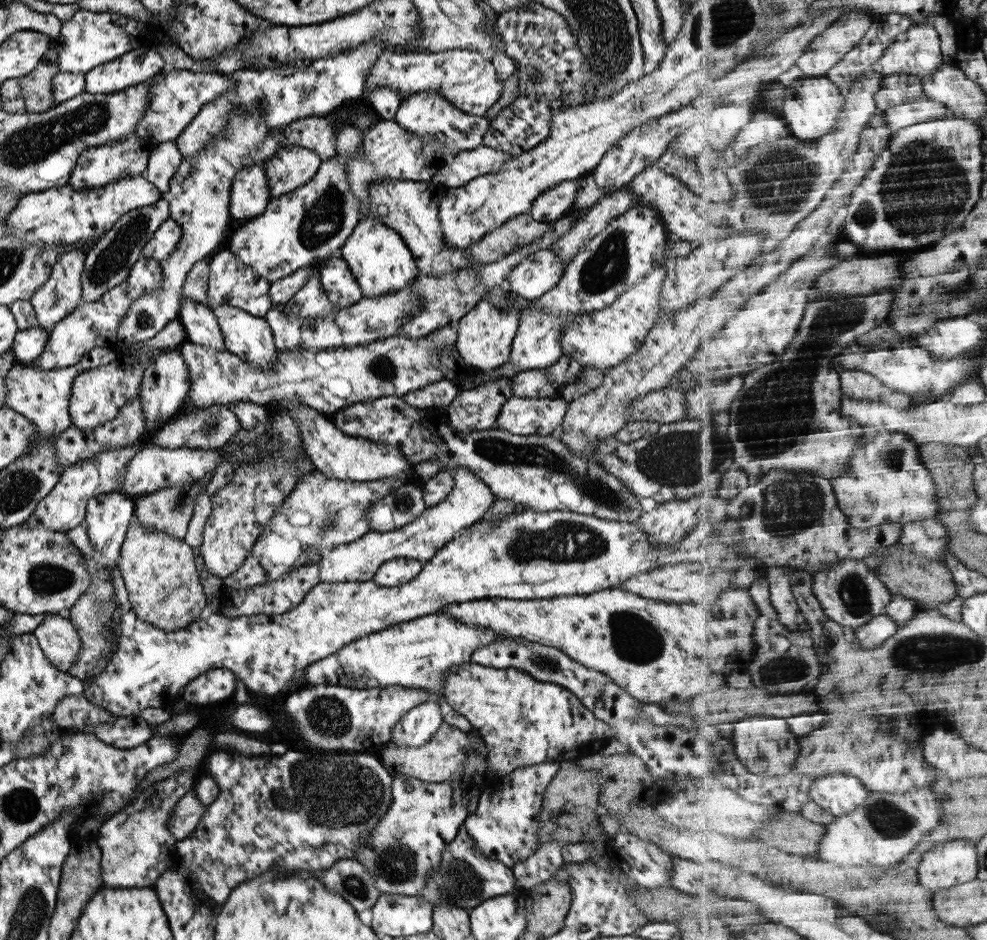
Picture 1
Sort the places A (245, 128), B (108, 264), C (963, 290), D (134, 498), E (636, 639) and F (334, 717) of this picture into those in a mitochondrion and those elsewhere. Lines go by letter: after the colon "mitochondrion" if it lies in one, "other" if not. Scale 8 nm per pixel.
A: mitochondrion
B: mitochondrion
C: mitochondrion
D: other
E: mitochondrion
F: mitochondrion

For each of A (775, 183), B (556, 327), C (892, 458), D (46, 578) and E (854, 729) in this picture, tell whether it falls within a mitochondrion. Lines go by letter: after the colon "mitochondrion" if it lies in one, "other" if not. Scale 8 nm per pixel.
A: mitochondrion
B: other
C: mitochondrion
D: mitochondrion
E: other

